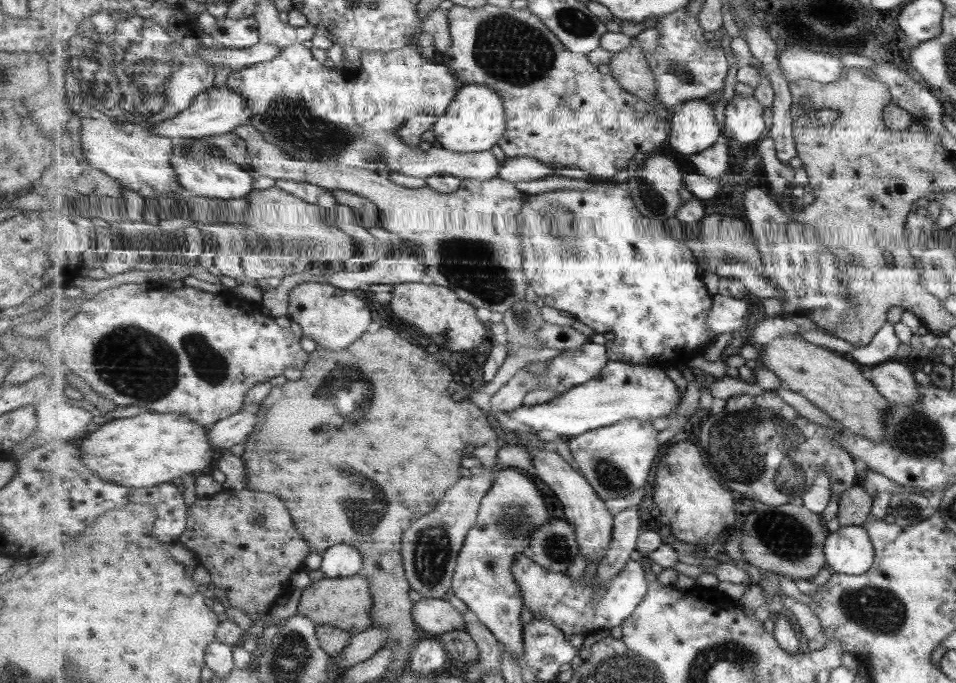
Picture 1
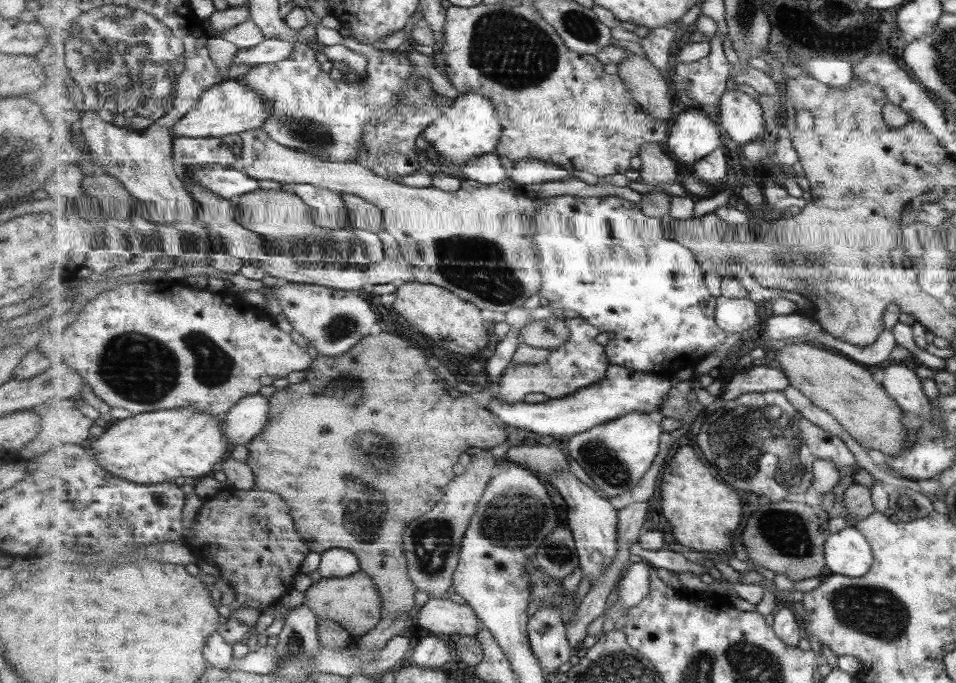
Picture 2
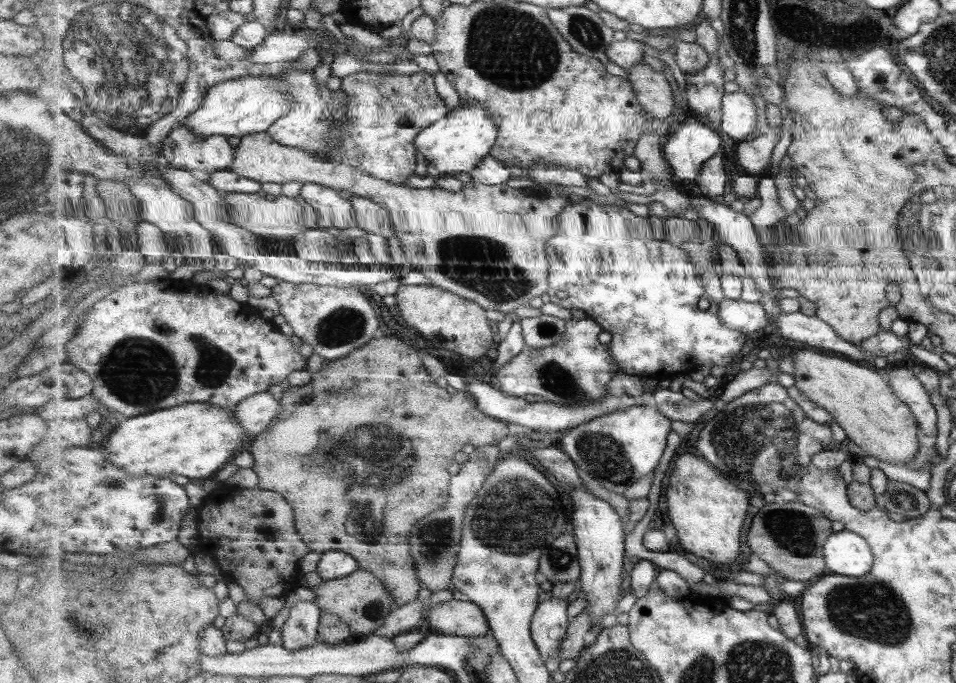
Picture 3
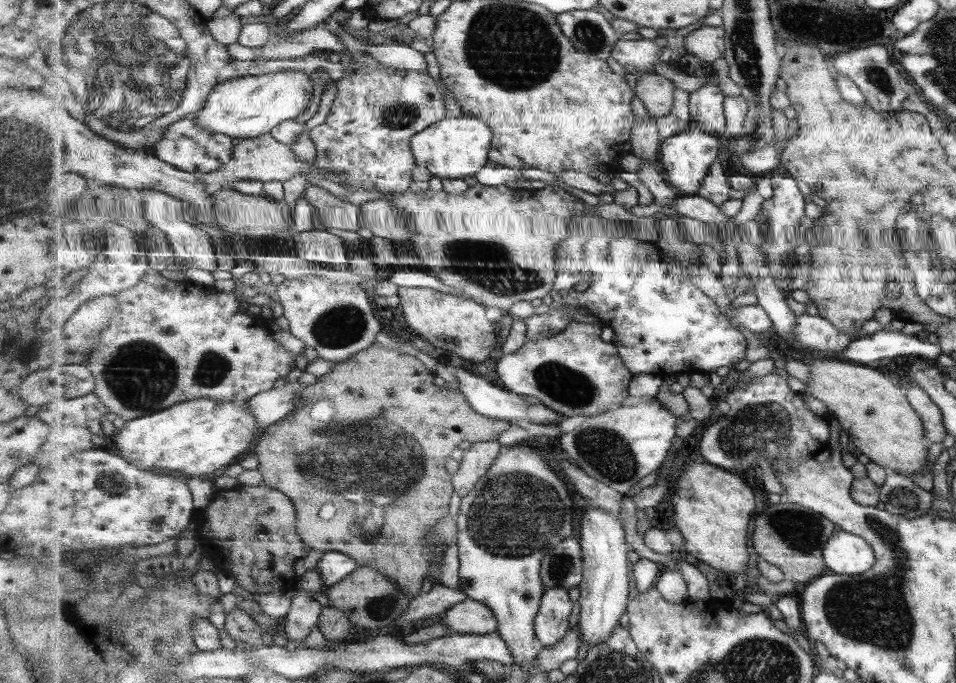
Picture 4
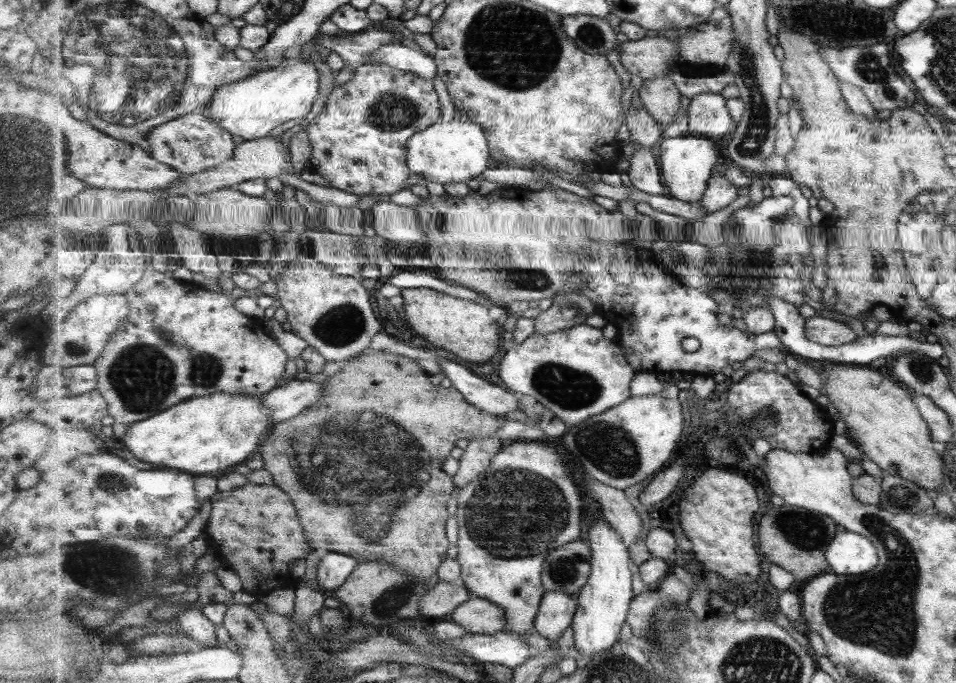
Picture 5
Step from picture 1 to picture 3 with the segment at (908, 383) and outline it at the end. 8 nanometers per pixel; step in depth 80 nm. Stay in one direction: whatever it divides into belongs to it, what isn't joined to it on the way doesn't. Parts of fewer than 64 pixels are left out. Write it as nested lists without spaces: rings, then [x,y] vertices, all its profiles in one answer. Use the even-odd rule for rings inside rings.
[[[891,365],[888,382],[901,402],[905,402],[919,426],[919,444],[933,446],[936,436],[935,409],[929,403],[929,395],[915,375],[906,367]]]

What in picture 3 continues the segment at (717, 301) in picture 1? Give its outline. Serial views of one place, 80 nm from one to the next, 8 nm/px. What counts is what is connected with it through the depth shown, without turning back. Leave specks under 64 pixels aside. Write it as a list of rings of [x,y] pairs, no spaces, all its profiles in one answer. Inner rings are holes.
[[[725,298],[719,303],[720,319],[725,326],[733,330],[740,330],[745,335],[749,335],[768,326],[768,312],[761,302],[753,303]]]

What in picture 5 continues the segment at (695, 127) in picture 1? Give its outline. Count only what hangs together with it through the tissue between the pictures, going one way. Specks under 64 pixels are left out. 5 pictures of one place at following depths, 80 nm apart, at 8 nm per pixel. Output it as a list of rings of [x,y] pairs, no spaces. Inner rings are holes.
[[[690,133],[673,138],[664,138],[659,161],[664,184],[670,193],[669,196],[679,198],[683,202],[691,202],[691,204],[703,200],[704,192],[708,189],[709,180],[713,176],[715,165],[718,165],[719,152],[717,147],[716,140]]]

